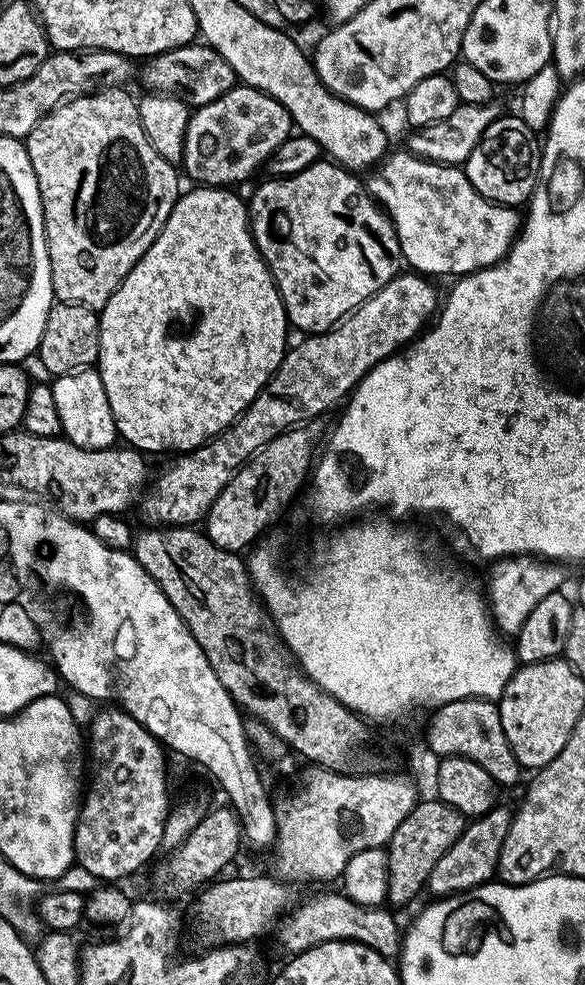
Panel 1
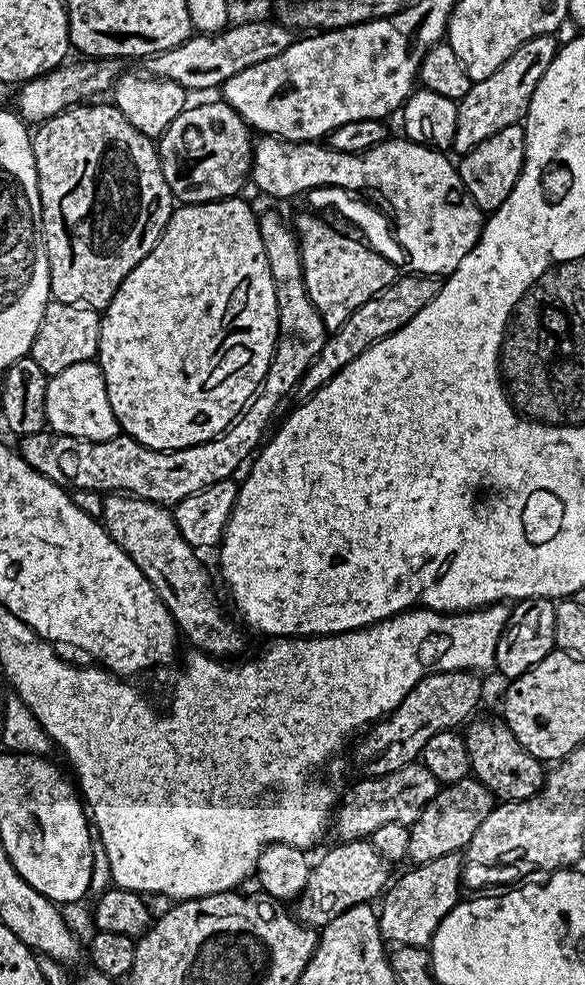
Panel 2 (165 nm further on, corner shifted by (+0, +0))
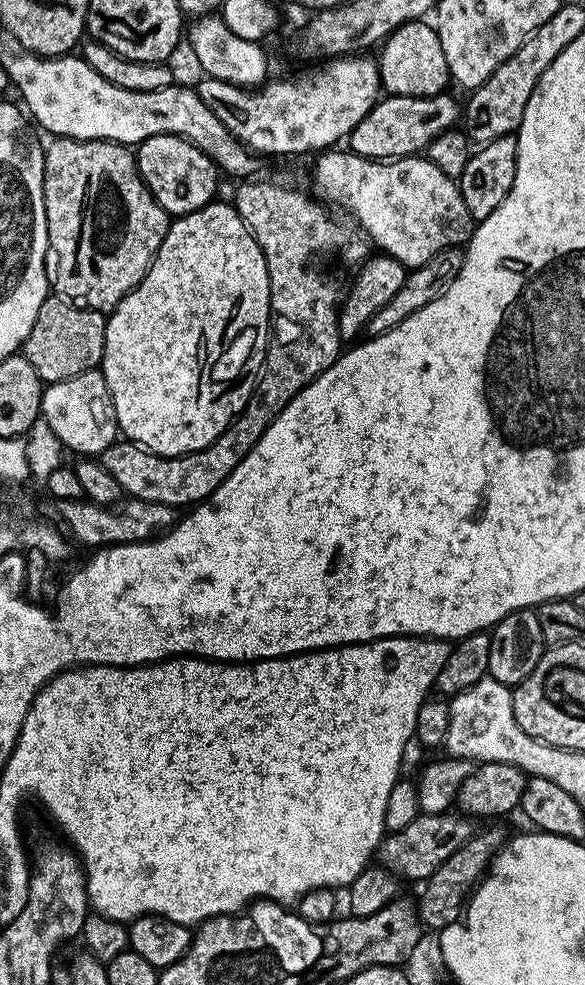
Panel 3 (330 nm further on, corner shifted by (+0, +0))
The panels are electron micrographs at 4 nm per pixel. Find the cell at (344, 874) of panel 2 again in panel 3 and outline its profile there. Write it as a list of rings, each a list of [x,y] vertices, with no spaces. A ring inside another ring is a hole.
[[[419,814],[410,826],[406,826],[399,832],[385,835],[384,842],[378,849],[379,863],[405,881],[406,879],[427,881],[428,877],[433,876],[438,868],[474,835],[473,821],[467,815],[452,815],[425,816]]]

